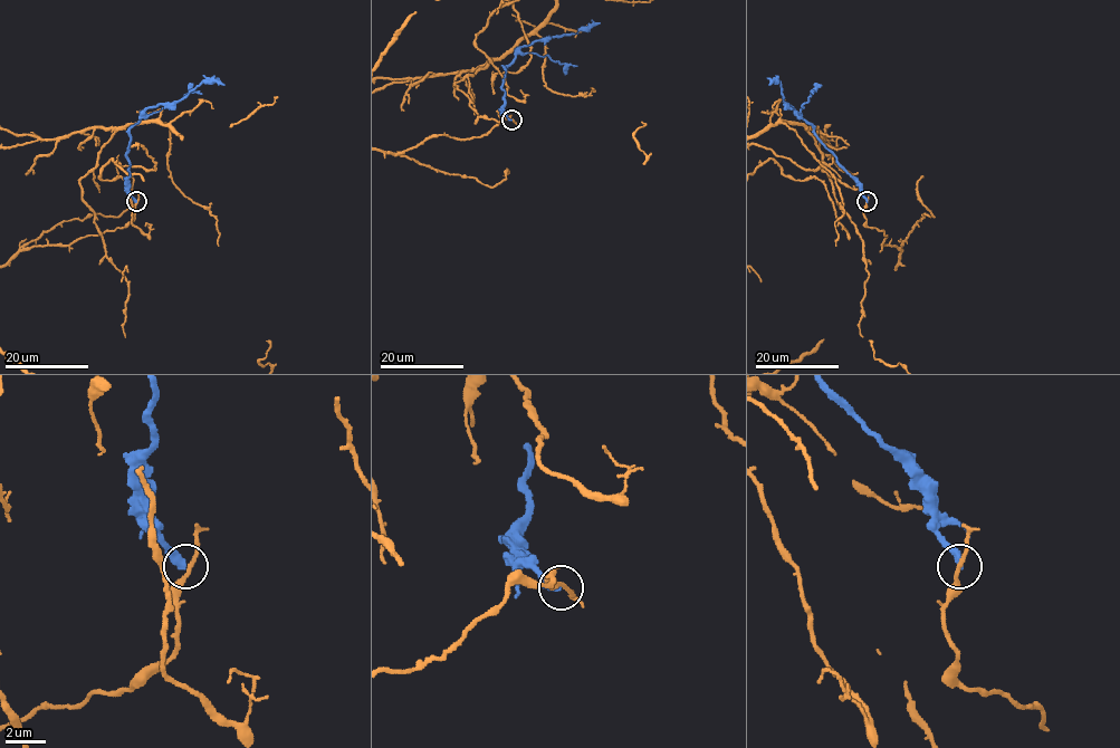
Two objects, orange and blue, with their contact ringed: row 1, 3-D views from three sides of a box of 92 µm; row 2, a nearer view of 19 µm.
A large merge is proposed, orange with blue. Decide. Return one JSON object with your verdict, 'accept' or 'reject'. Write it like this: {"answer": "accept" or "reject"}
{"answer": "reject"}

